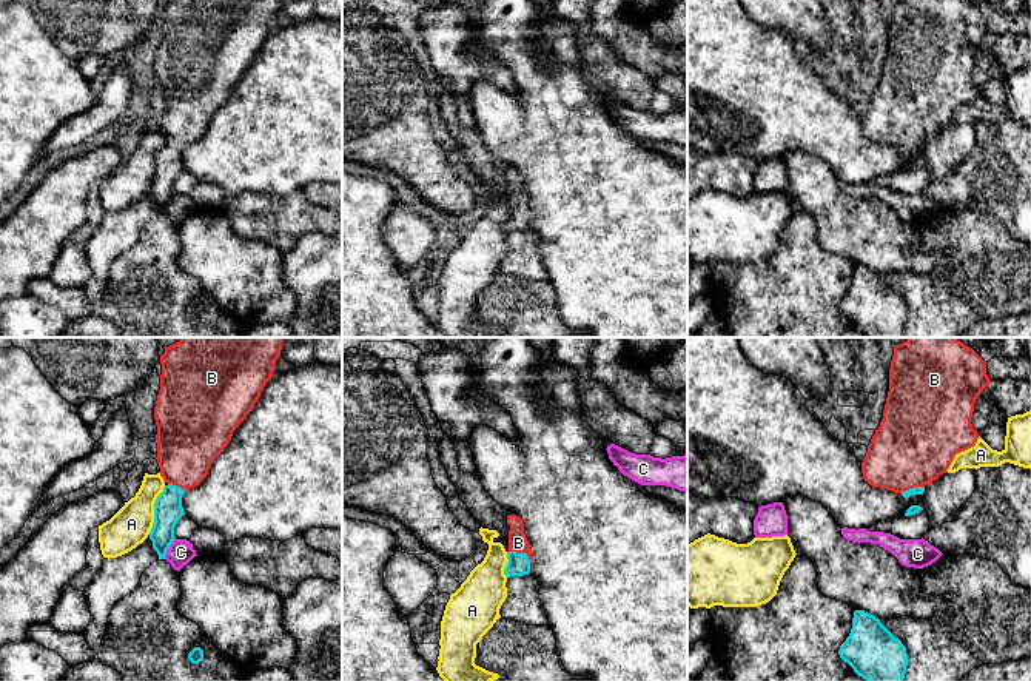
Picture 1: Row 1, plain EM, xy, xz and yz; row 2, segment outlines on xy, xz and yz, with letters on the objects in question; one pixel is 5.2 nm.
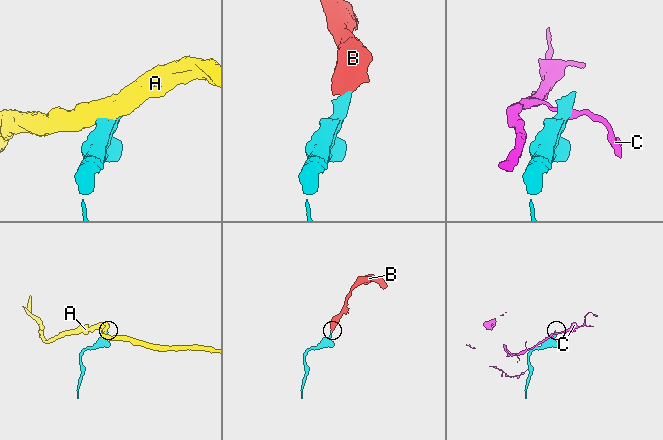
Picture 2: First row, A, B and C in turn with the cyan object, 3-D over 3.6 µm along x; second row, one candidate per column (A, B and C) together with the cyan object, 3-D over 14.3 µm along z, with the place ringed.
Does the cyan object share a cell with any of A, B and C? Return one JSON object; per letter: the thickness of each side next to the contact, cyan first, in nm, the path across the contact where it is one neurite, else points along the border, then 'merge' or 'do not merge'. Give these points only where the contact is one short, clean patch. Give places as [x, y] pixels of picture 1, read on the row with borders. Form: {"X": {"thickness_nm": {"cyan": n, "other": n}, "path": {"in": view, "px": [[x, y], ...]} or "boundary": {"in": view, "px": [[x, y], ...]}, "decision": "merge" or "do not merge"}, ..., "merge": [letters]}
{"A": {"thickness_nm": {"cyan": 150, "other": 200}, "decision": "do not merge"}, "B": {"thickness_nm": {"cyan": 120, "other": 100}, "path": {"in": "xz", "px": [[518, 564], [520, 553], [518, 543]]}, "decision": "merge"}, "C": {"thickness_nm": {"cyan": 150, "other": 140}, "boundary": {"in": "xy", "px": [[174, 538], [164, 558]]}, "decision": "do not merge"}, "merge": ["B"]}

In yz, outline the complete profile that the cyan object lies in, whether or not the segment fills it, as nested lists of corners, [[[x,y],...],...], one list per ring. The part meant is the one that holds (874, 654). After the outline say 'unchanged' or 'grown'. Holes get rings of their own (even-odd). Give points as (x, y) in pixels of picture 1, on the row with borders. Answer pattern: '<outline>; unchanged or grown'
[[[865,610],[854,612],[851,633],[838,655],[866,681],[903,681],[906,673],[906,647]]]; unchanged

